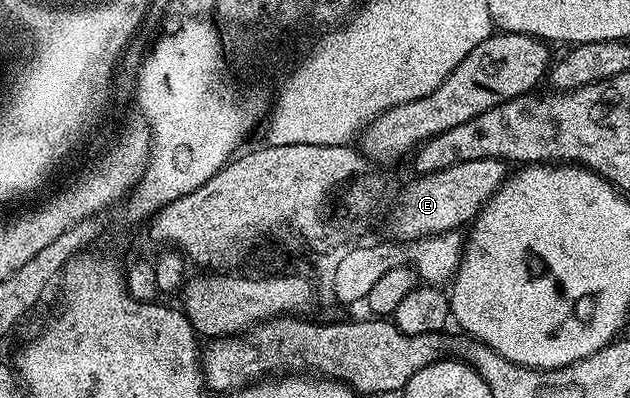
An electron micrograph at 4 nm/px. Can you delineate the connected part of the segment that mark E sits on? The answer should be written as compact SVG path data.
M472 158L472 162L456 162L456 166L448 166L439 172L427 172L419 175L402 192L402 201L398 204L399 241L418 240L426 236L442 235L445 232L462 230L478 217L478 211L488 203L492 194L500 190L508 175L508 164L496 158Z

